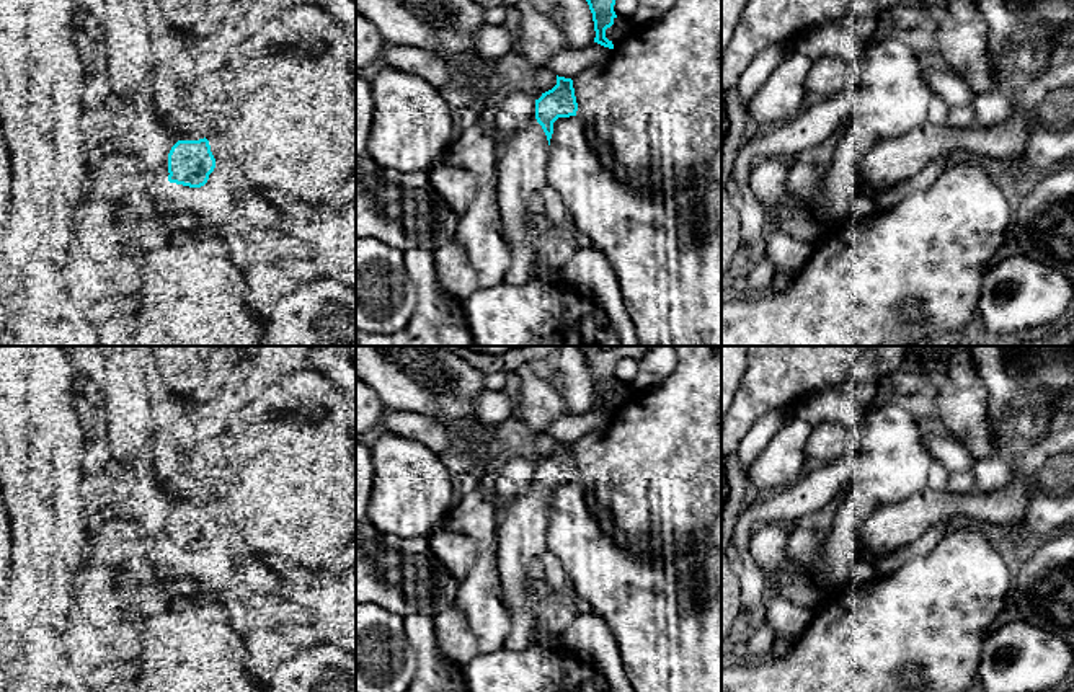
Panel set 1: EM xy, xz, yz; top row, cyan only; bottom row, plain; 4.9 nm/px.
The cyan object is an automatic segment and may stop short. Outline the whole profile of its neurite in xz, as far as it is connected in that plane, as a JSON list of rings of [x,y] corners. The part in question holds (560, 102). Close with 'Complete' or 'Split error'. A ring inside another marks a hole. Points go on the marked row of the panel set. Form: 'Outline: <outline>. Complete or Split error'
Outline: [[[557,75],[557,85],[535,100],[535,119],[504,140],[506,152],[496,176],[495,215],[513,255],[503,281],[509,286],[524,286],[535,279],[540,235],[527,202],[547,184],[545,168],[553,122],[558,118],[576,116],[576,111],[573,80]]]. Split error

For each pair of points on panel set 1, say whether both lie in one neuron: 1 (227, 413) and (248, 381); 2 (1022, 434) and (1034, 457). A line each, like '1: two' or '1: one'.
1: one
2: two

